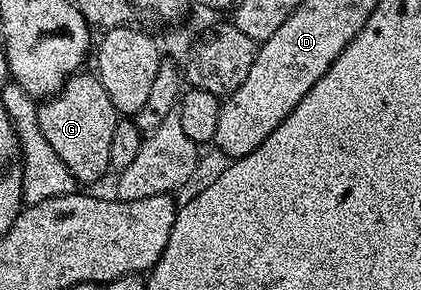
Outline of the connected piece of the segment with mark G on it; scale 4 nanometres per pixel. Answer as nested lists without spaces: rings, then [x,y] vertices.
[[[80,72],[71,75],[56,94],[38,103],[35,119],[41,136],[49,140],[49,148],[65,163],[76,183],[95,182],[111,170],[109,151],[113,128],[117,128],[120,115],[109,100],[109,92],[100,84],[94,73]]]

